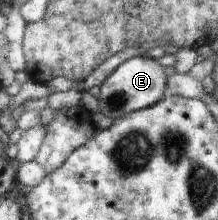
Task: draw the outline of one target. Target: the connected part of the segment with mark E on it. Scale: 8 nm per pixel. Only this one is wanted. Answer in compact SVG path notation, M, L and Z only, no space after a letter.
M146 56L130 58L122 62L101 85L98 96L100 113L114 119L157 105L158 100L162 98L164 86L166 86L166 74L156 60L148 60Z

